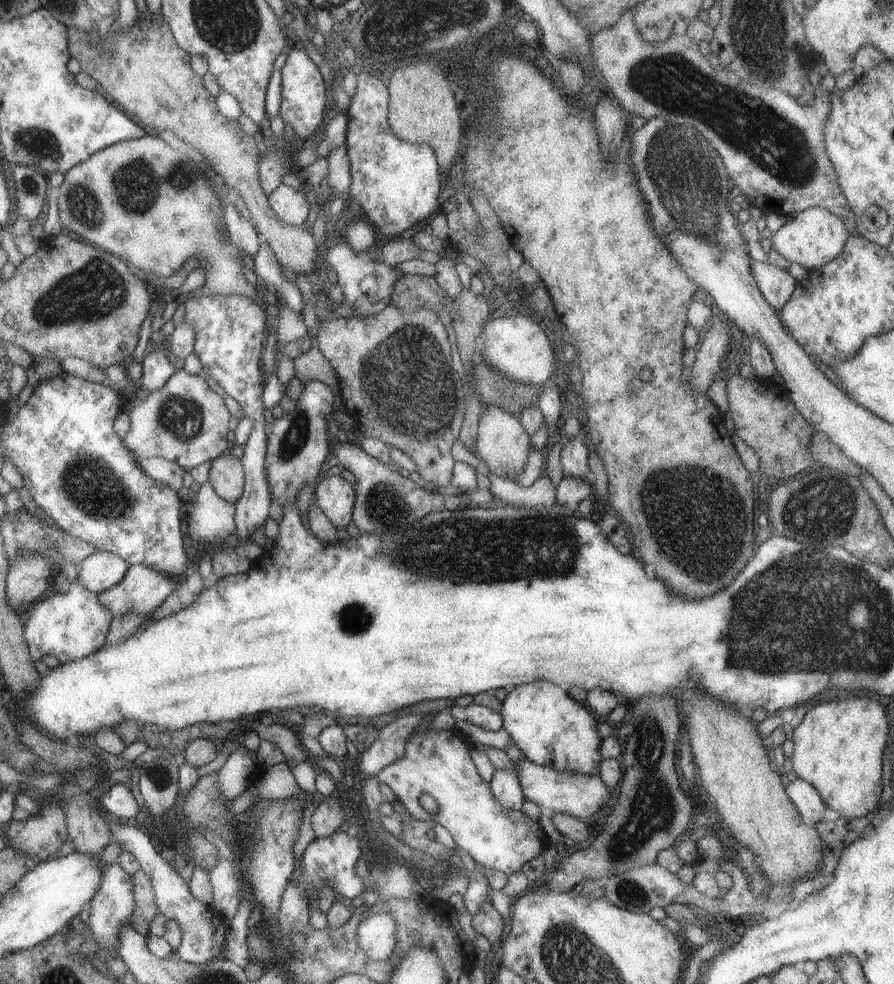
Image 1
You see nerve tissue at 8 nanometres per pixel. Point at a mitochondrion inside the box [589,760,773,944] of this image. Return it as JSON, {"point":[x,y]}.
{"point":[630,893]}

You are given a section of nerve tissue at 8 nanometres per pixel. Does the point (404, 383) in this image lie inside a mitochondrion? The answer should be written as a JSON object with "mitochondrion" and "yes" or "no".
{"mitochondrion":"yes"}

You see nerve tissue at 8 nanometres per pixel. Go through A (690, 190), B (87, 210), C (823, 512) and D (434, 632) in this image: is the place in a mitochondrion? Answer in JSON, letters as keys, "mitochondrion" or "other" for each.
{"A":"mitochondrion","B":"mitochondrion","C":"mitochondrion","D":"other"}

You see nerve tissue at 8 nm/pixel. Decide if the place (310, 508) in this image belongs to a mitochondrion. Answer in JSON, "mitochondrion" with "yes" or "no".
{"mitochondrion":"no"}

